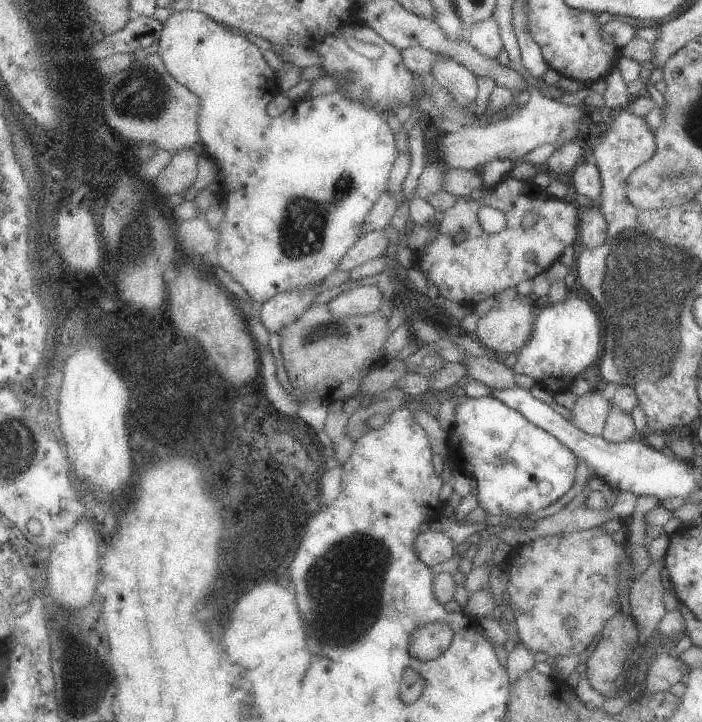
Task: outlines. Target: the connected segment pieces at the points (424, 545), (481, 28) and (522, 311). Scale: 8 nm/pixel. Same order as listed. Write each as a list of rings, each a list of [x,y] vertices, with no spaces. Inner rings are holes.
[[[430,529],[420,532],[414,540],[414,550],[428,568],[447,562],[455,555],[455,548],[453,540],[447,534],[432,532]]]
[[[493,16],[467,28],[466,42],[486,58],[498,60],[503,50],[499,27]]]
[[[518,296],[514,300],[500,301],[484,314],[484,317],[480,317],[478,326],[471,335],[481,346],[496,356],[512,355],[526,346],[528,340],[532,338],[536,311],[533,299]]]

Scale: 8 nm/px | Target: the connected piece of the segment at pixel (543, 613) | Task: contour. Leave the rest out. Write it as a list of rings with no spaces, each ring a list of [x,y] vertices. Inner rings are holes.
[[[594,527],[584,532],[574,532],[574,534],[556,534],[526,542],[526,544],[519,545],[513,548],[512,552],[507,558],[504,558],[504,567],[508,572],[509,582],[507,591],[510,593],[510,611],[511,619],[516,622],[518,628],[518,640],[521,641],[528,650],[538,652],[542,658],[554,656],[556,659],[562,657],[574,656],[574,654],[583,654],[585,650],[589,649],[590,644],[596,640],[596,636],[604,629],[605,623],[621,611],[620,594],[618,594],[618,566],[622,562],[622,558],[626,556],[624,545],[614,542],[610,534],[602,532],[602,528]],[[571,619],[575,621],[575,626],[568,626]]]

